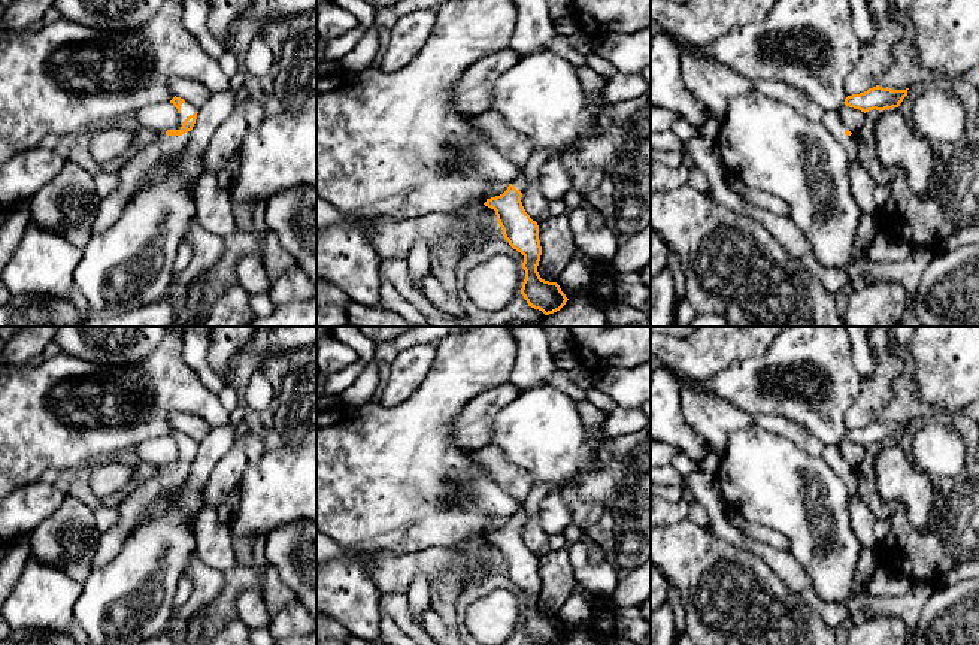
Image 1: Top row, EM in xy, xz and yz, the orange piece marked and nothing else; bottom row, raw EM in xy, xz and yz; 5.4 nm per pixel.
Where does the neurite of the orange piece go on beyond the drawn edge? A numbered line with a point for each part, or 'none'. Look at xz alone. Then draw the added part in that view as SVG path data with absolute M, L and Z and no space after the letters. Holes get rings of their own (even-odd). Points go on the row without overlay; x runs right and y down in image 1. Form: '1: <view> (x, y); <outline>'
1: xz (520, 517); M521 505L519 509L512 515L512 520L519 524L521 527L525 524L527 521L527 512L524 509L524 506Z

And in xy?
1: xy (187, 444); M185 436L181 439L181 448L179 448L179 457L173 464L181 464L182 458L185 457L185 454L190 449L194 449L196 446L198 446L197 442L194 442L191 437Z

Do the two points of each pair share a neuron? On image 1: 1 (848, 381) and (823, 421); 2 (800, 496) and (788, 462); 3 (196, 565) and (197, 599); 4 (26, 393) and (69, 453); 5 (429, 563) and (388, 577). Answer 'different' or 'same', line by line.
1: same
2: same
3: same
4: same
5: same

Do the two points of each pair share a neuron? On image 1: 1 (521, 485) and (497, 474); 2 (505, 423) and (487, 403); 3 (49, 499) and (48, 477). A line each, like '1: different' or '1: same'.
1: same
2: different
3: different

